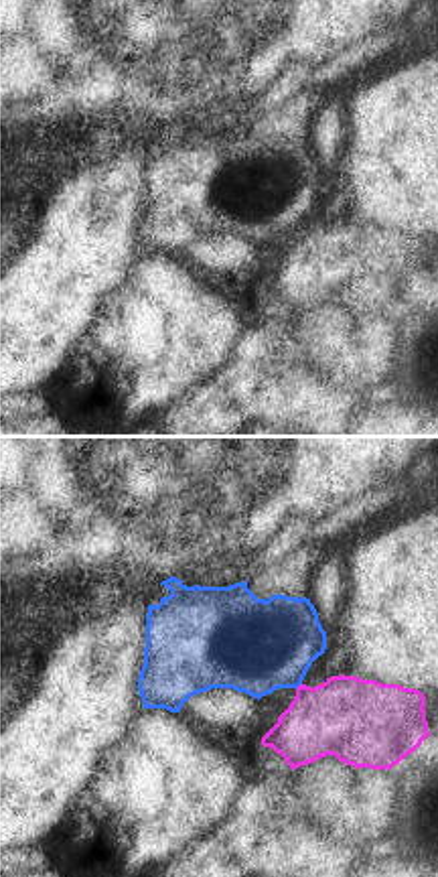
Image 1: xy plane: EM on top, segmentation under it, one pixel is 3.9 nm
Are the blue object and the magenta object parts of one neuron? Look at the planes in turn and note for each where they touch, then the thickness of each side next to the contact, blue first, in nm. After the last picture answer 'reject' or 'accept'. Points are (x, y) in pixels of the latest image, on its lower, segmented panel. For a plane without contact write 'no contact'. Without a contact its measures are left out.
(299, 685) | 380/320 nm

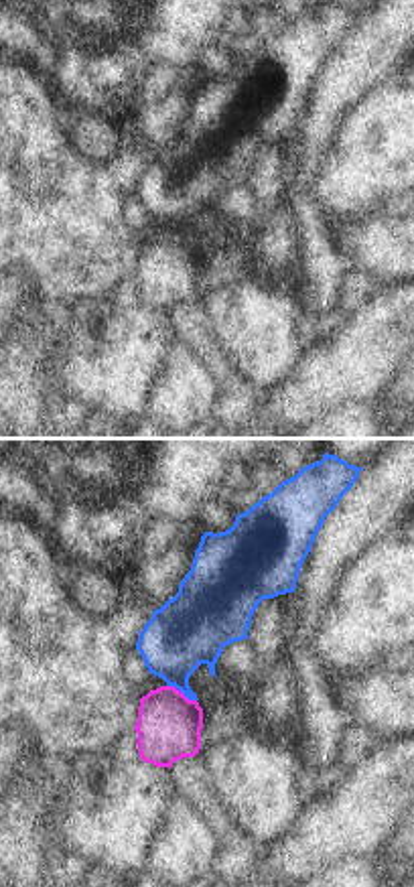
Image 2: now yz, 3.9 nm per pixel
(181, 691) | 280/260 nm

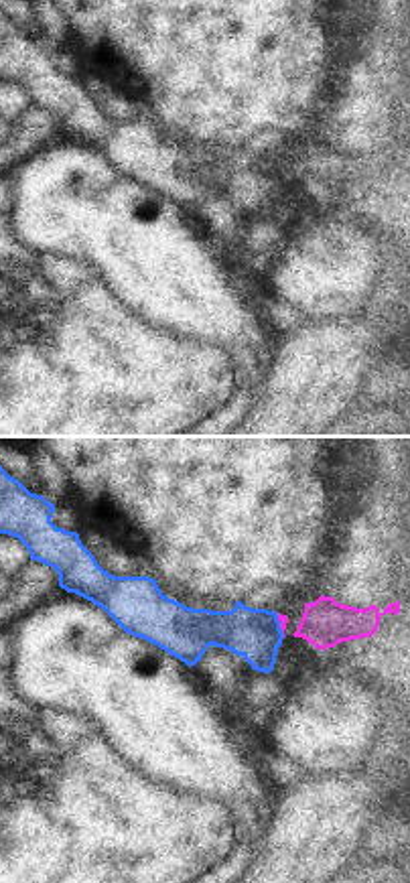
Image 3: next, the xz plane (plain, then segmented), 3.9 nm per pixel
(279, 626) | 200/40 nm

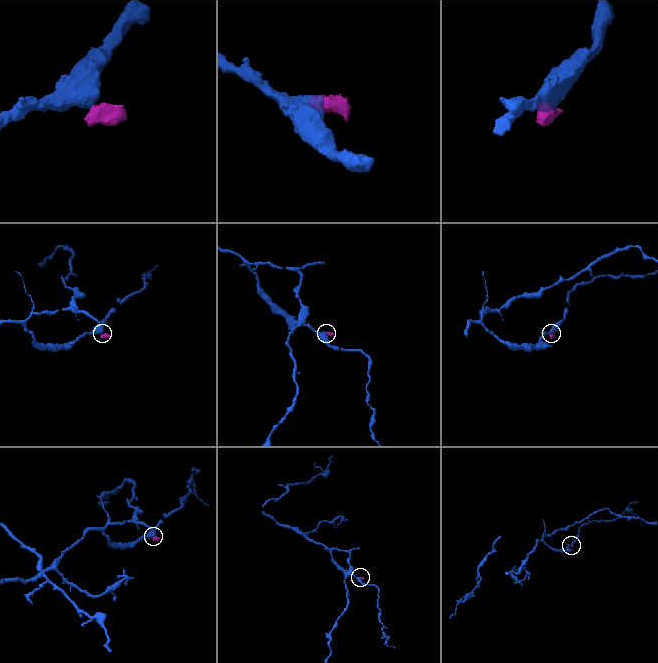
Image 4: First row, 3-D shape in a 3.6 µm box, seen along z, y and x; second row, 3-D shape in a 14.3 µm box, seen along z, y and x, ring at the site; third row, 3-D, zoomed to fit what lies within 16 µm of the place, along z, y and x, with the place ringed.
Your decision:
reject

